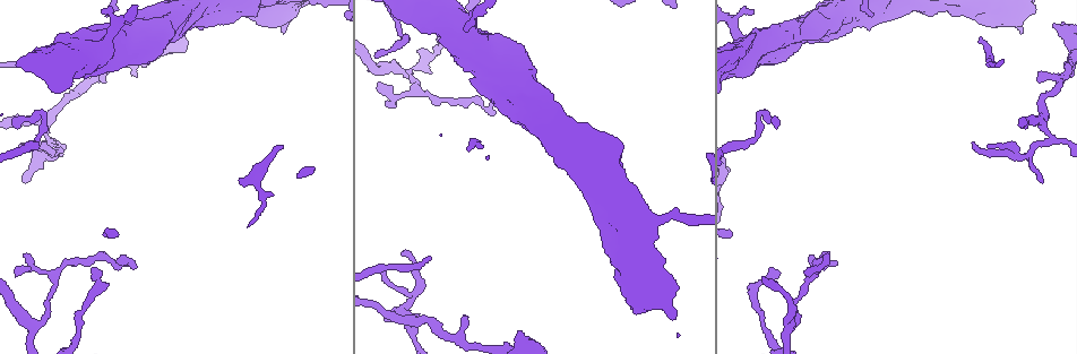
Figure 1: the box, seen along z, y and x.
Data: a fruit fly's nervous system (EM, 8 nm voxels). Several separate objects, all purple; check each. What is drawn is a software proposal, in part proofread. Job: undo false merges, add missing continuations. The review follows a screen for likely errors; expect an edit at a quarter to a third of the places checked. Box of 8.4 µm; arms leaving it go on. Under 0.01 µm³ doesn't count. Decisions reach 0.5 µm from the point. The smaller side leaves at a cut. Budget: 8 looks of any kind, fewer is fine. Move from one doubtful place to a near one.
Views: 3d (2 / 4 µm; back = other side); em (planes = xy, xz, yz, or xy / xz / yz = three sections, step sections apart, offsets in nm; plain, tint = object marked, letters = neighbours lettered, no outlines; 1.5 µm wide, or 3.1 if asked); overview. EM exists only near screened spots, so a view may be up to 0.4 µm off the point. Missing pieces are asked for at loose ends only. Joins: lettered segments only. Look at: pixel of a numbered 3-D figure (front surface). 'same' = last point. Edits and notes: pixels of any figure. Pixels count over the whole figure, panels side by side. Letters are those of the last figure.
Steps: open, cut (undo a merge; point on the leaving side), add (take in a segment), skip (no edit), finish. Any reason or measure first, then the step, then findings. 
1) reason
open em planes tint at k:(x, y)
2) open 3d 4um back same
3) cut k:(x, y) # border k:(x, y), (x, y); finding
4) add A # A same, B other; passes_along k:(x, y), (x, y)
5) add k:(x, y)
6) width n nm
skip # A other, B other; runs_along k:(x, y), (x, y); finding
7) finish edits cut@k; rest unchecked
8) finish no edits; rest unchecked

an open end
open 3d 2um at 1:(102, 82)

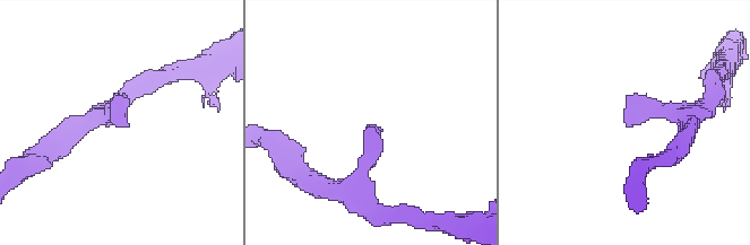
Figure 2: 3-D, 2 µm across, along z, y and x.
open em xz step 4 tint at 2:(123, 125)

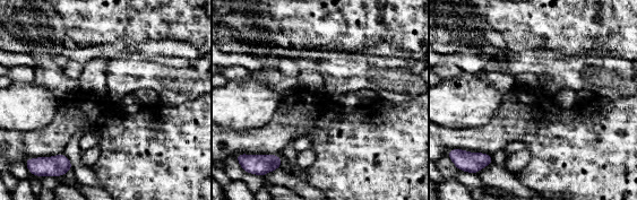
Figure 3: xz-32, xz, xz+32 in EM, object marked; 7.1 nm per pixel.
open em yz step 4 letters same

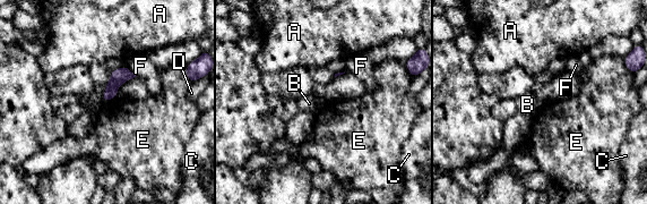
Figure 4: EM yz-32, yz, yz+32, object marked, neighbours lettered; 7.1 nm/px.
skip # A other, B other, C other, D other, E other, F other; border 4:(114, 98), (103, 102); none of them fits

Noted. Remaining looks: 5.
branch stops here
open em planes letters at 1:(26, 179)

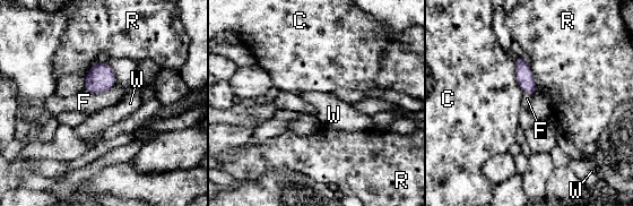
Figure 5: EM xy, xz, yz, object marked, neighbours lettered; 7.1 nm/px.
skip # C other, F other, R other, W other; border 5:(513, 59), (517, 82), (523, 92); none of them fits

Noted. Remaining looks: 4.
thick end
open em planes plain at 1:(1022, 33)

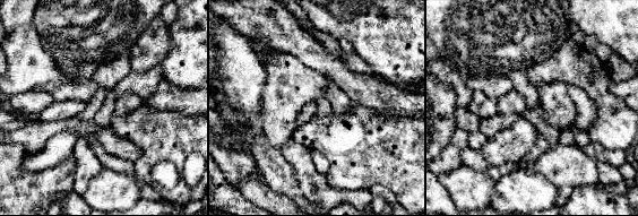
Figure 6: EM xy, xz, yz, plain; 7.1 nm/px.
what lies round it
open em planes letters same

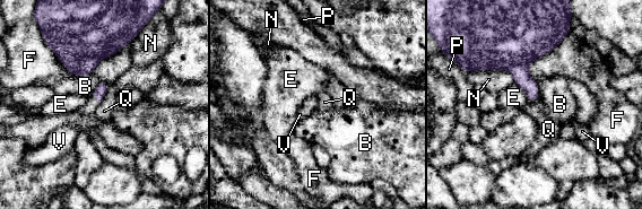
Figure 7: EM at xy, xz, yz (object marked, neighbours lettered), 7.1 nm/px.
add V # B other, E other, F other, N other, P other, Q other, V same; passes_along 7:(102, 87), (96, 98), (90, 106); the neuron continues

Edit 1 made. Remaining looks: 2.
finish edits add@7; rest unchecked

